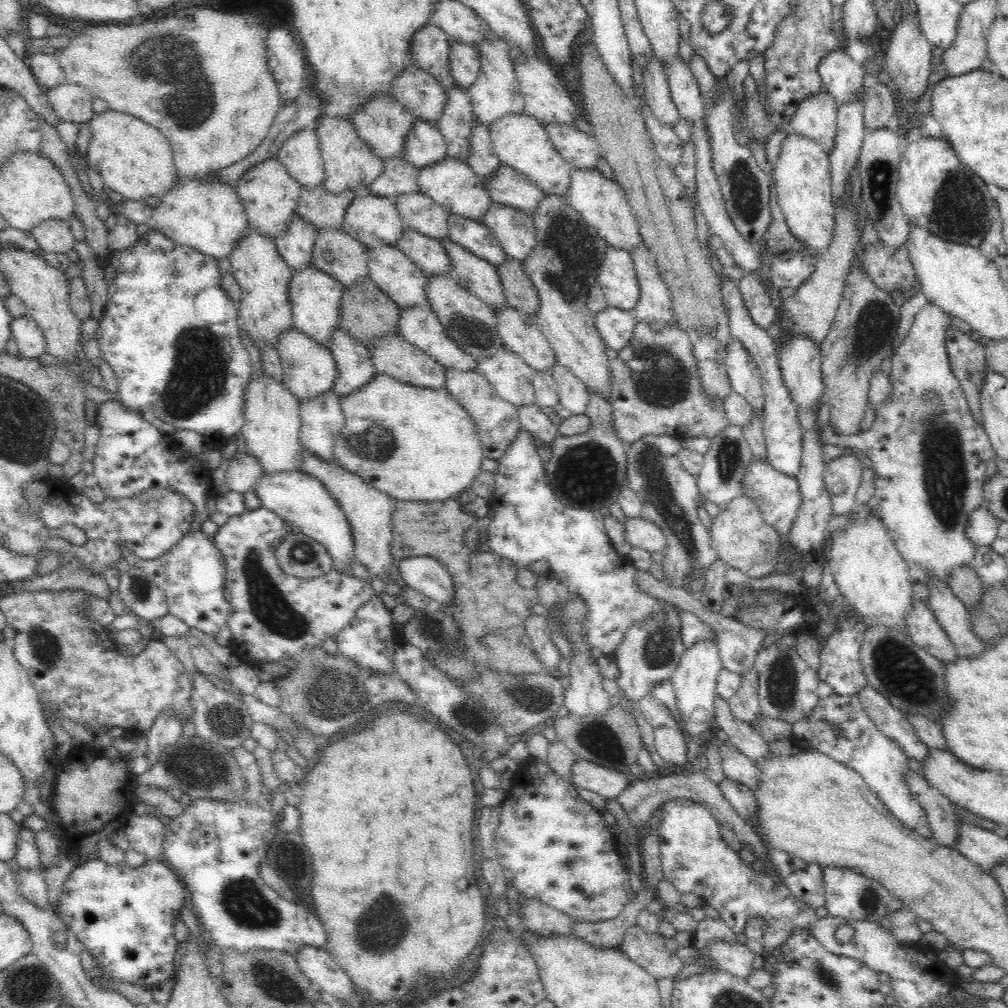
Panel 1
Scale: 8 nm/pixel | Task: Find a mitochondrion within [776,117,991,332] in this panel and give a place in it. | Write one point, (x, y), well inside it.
(958, 210)

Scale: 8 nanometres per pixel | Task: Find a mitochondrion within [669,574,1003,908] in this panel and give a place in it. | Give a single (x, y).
(900, 671)

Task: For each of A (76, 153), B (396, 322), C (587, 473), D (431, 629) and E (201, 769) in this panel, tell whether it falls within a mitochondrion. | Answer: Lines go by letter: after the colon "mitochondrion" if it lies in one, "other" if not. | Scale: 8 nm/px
A: other
B: other
C: mitochondrion
D: mitochondrion
E: mitochondrion

